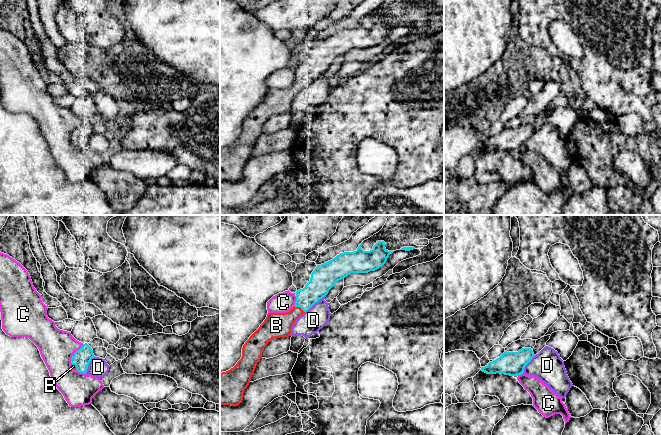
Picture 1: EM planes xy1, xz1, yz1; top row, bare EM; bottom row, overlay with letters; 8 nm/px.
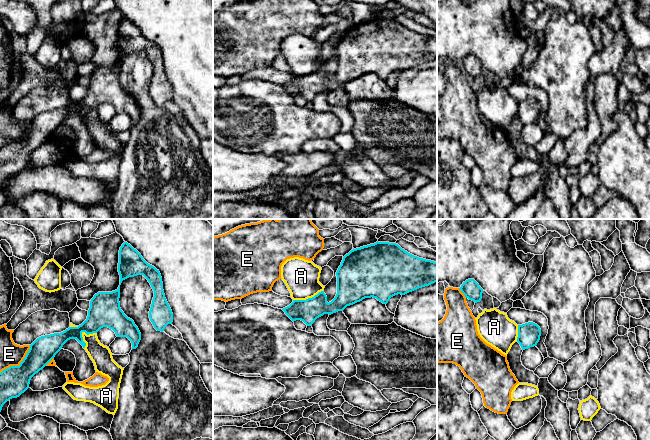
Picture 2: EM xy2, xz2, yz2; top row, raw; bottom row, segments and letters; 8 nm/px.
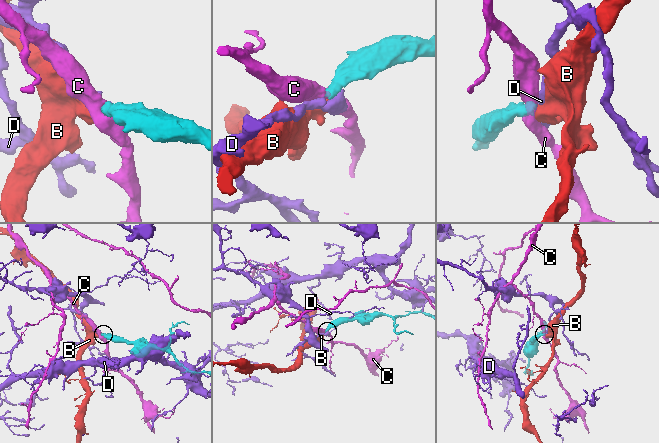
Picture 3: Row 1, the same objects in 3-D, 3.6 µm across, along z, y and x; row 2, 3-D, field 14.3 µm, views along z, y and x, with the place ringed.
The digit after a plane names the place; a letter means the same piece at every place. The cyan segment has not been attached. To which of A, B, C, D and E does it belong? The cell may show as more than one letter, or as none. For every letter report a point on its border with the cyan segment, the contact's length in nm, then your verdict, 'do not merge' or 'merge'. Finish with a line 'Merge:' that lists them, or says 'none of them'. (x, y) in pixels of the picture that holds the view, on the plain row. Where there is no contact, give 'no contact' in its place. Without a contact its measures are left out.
A: xy2 (81, 110) | 170 nm | do not merge
B: xz1 (299, 82) | 110 nm | merge
C: xy1 (74, 130) | 190 nm | do not merge
D: xz1 (315, 78) | 220 nm | do not merge
E: xy2 (20, 140) | 340 nm | do not merge
Merge: B

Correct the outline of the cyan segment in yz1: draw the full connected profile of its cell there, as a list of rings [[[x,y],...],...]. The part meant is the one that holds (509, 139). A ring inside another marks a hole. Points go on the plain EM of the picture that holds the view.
[[[522,124],[518,128],[505,127],[499,134],[489,138],[481,146],[487,150],[505,150],[510,152],[519,152],[523,150],[525,142],[534,133],[531,124]]]

